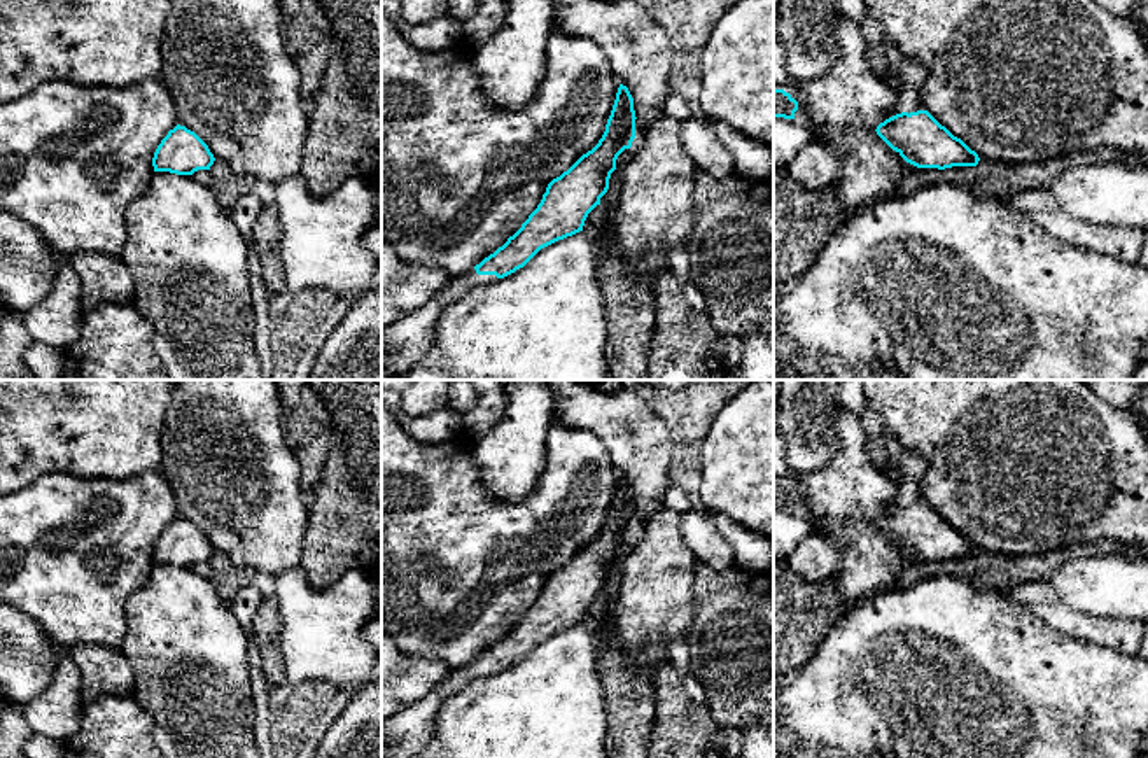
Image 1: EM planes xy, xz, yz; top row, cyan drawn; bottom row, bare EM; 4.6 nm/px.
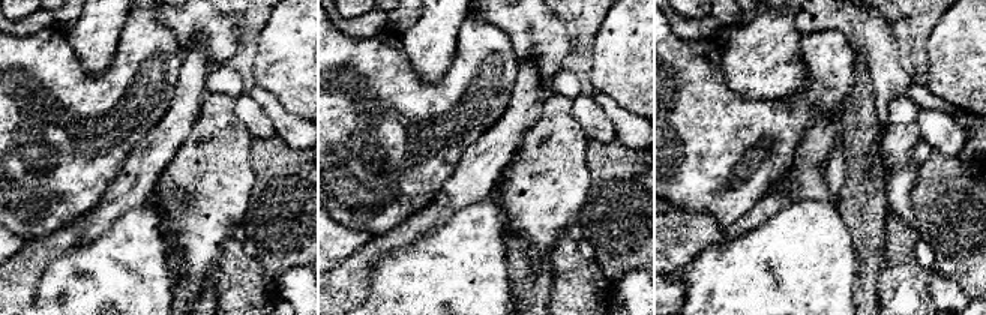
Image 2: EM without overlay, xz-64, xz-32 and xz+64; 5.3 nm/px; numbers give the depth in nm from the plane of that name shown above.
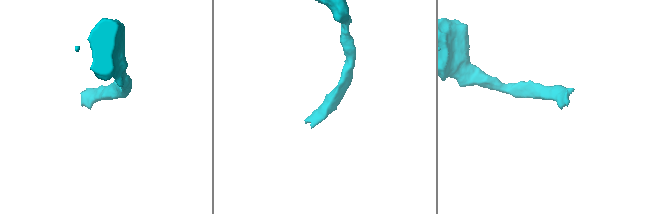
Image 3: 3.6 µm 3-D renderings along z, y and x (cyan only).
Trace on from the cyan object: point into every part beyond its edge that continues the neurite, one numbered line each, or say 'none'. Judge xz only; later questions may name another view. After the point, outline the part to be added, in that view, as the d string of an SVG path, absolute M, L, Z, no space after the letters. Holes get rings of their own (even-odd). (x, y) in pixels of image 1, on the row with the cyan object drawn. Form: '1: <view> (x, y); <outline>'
1: xz (405, 343); M471 268L466 275L452 278L418 310L394 324L382 326L382 371L402 380L432 348L439 313L469 291L494 282L497 282L495 275L478 275Z

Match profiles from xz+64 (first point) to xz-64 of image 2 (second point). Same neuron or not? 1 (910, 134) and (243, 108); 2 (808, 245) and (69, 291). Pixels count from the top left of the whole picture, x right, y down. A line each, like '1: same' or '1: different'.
1: different
2: same

